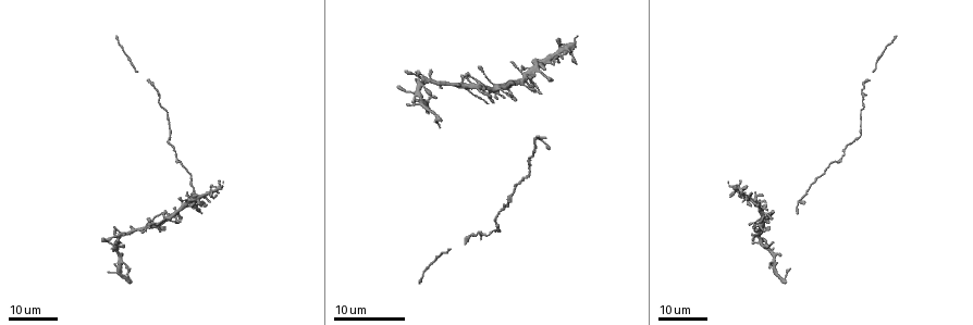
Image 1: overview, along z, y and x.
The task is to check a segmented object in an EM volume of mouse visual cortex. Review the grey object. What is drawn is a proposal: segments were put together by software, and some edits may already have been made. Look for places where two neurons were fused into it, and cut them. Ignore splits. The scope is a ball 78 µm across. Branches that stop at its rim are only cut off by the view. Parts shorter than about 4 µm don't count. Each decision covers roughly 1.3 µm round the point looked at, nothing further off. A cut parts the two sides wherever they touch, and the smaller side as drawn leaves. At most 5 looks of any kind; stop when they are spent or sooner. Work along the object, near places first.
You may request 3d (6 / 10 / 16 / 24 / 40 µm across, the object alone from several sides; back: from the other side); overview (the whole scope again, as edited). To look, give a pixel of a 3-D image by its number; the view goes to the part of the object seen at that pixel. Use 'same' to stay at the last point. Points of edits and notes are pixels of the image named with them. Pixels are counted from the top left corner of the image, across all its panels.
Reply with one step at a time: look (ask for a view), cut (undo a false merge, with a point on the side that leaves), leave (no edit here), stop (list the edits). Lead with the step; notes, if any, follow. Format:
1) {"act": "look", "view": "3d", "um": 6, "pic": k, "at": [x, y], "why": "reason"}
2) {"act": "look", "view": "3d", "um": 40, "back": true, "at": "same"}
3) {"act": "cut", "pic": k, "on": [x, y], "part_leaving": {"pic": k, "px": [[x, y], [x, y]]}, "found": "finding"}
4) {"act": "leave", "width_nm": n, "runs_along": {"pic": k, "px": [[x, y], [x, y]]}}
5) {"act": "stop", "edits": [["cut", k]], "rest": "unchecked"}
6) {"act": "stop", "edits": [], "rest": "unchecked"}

{"act": "look", "view": "3d", "um": 24, "pic": 1, "at": [494, 86], "why": "looks like a crossing"}

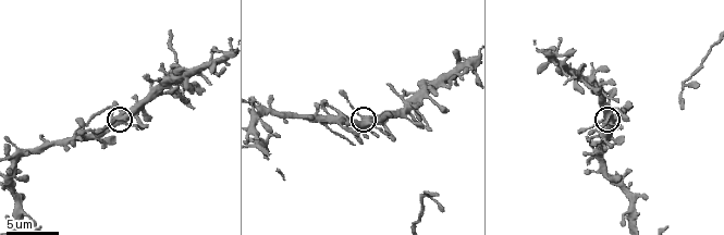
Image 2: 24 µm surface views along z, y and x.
{"act": "look", "view": "3d", "um": 6, "pic": 2, "at": [121, 119], "why": "closer look"}

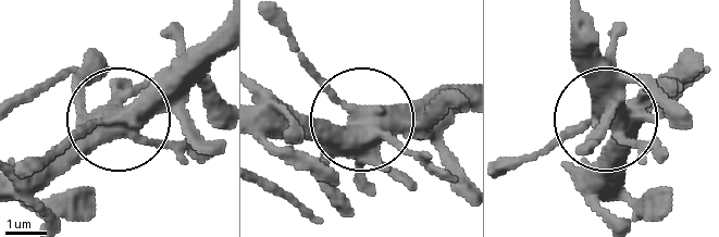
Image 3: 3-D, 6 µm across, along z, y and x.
{"act": "leave", "width_nm": 450, "found": "one neuron here"}

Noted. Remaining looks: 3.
{"act": "look", "view": "3d", "um": 6, "pic": 2, "at": [172, 89], "why": "three-way junction"}

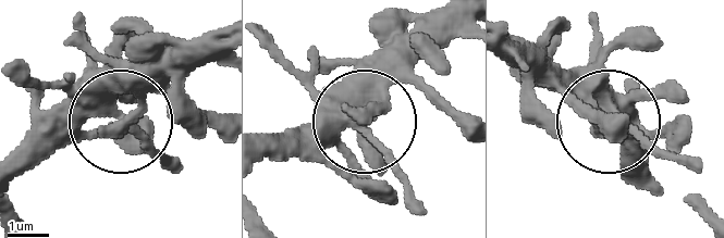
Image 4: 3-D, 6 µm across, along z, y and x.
{"act": "leave", "found": "one neuron here"}

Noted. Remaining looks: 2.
{"act": "look", "view": "3d", "um": 24, "pic": 1, "at": [166, 113], "why": "a narrow waist"}

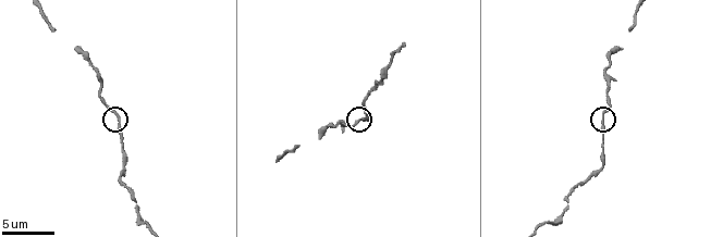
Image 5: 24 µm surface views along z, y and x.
{"act": "look", "view": "3d", "um": 10, "pic": 5, "at": [118, 118]}

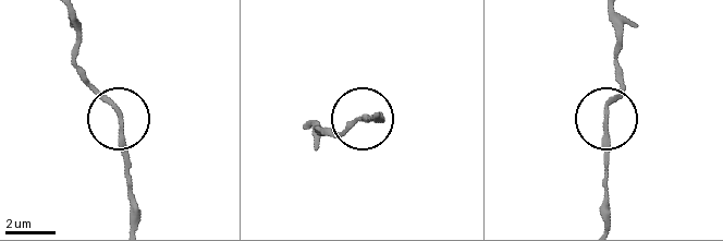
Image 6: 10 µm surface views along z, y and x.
{"act": "leave", "width_nm": 150, "found": "continuous, no second neuron"}

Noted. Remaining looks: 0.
{"act": "stop", "edits": [], "rest": "unchecked"}

